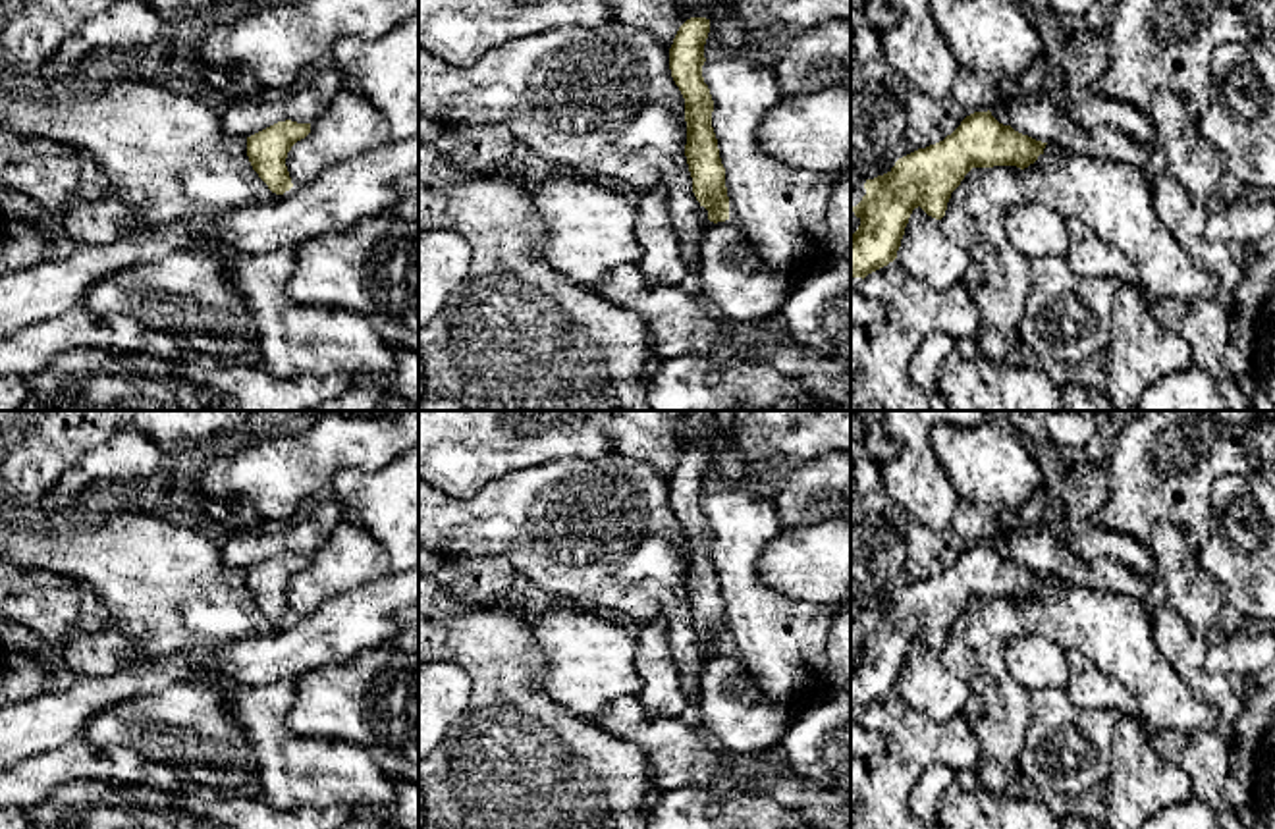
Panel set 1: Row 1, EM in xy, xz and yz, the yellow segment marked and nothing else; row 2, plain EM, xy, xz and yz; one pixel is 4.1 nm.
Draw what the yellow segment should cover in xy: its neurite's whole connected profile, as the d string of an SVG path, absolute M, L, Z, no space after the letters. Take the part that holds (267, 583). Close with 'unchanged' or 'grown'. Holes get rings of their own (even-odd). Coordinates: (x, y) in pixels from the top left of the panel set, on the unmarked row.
M285 551L247 569L249 594L272 625L284 627L293 619L285 590L291 578L309 565L311 555Z; unchanged

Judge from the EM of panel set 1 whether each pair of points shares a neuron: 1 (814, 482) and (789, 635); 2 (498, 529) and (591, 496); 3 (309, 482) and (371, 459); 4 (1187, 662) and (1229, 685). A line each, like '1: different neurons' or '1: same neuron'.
1: different neurons
2: same neuron
3: same neuron
4: same neuron

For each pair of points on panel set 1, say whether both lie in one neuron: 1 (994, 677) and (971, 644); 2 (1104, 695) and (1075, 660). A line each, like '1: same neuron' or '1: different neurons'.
1: same neuron
2: same neuron

